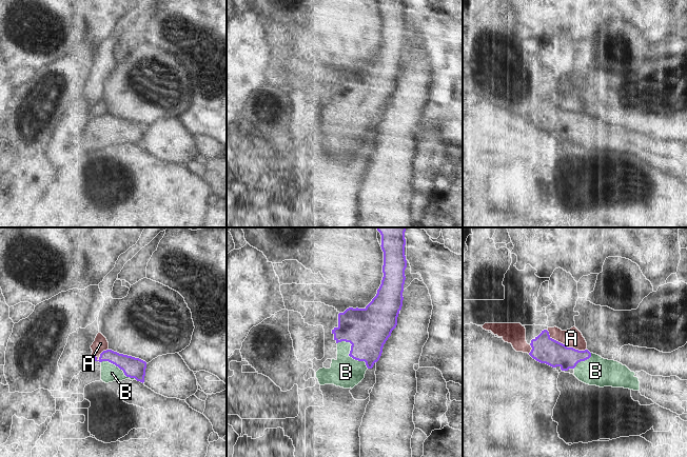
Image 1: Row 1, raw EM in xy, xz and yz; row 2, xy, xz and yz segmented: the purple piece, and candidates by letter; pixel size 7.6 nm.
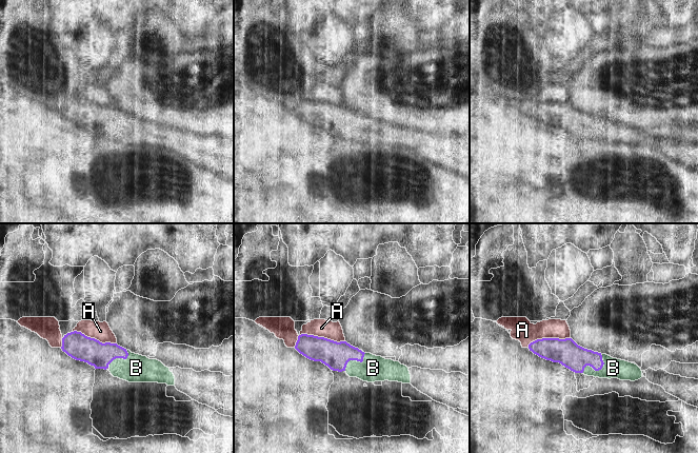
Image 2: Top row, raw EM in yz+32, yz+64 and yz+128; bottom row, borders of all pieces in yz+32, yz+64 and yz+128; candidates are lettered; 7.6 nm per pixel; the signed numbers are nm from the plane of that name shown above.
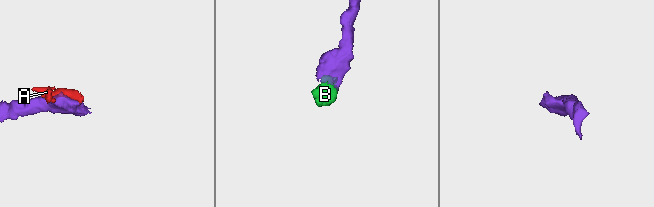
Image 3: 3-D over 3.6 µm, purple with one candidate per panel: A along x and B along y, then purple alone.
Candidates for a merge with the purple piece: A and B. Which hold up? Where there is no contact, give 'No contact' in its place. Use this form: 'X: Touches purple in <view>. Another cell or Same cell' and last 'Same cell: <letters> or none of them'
A: Touches purple in yz. Another cell
B: Touches purple in xz. Same cell
Same cell: B.

